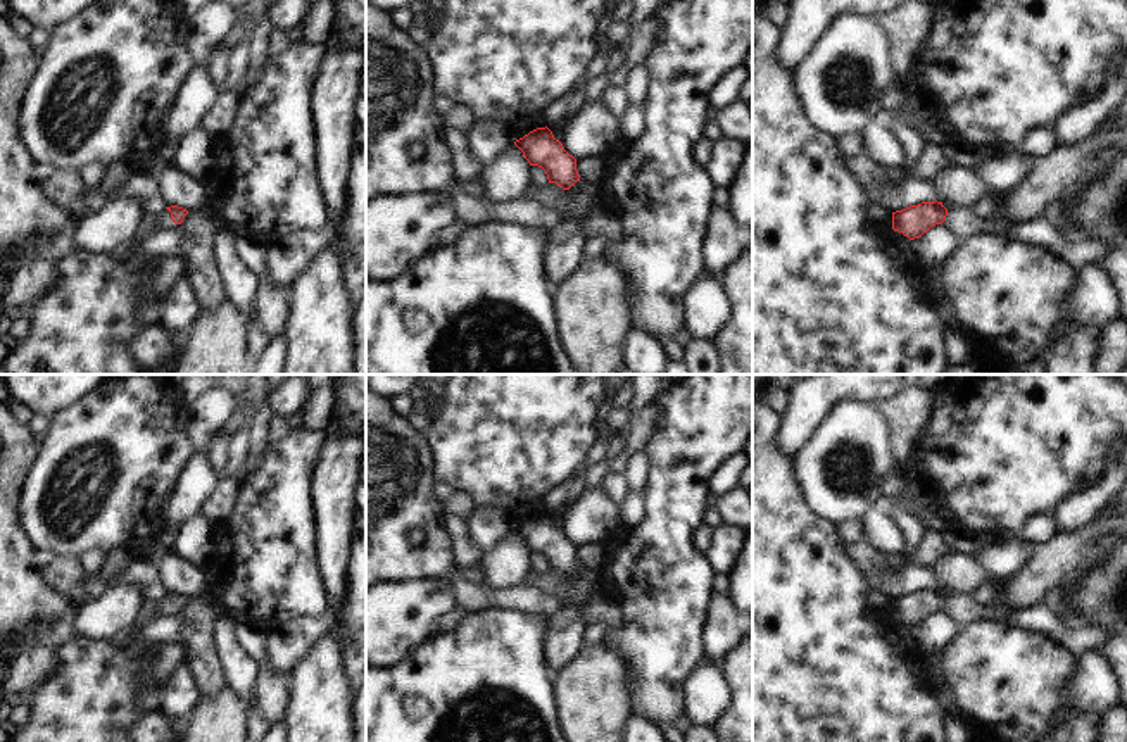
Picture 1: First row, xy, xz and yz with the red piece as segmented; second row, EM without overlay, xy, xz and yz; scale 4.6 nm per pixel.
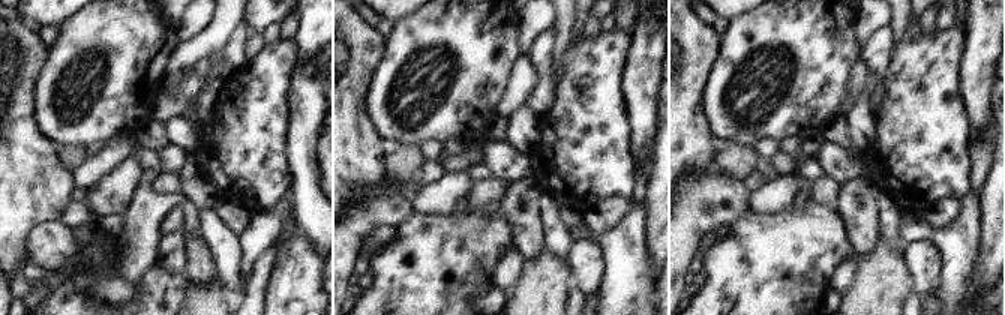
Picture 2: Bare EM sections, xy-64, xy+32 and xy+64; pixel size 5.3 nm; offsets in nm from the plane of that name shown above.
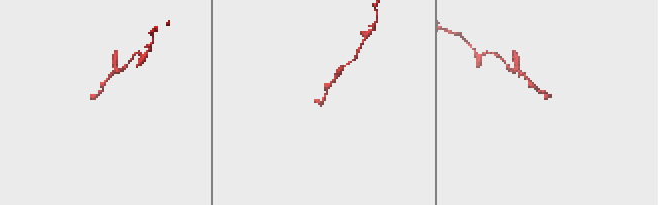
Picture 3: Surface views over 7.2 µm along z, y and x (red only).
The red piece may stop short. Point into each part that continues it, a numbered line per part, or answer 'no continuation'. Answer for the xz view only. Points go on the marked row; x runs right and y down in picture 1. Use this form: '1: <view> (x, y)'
1: xz (547, 197).

